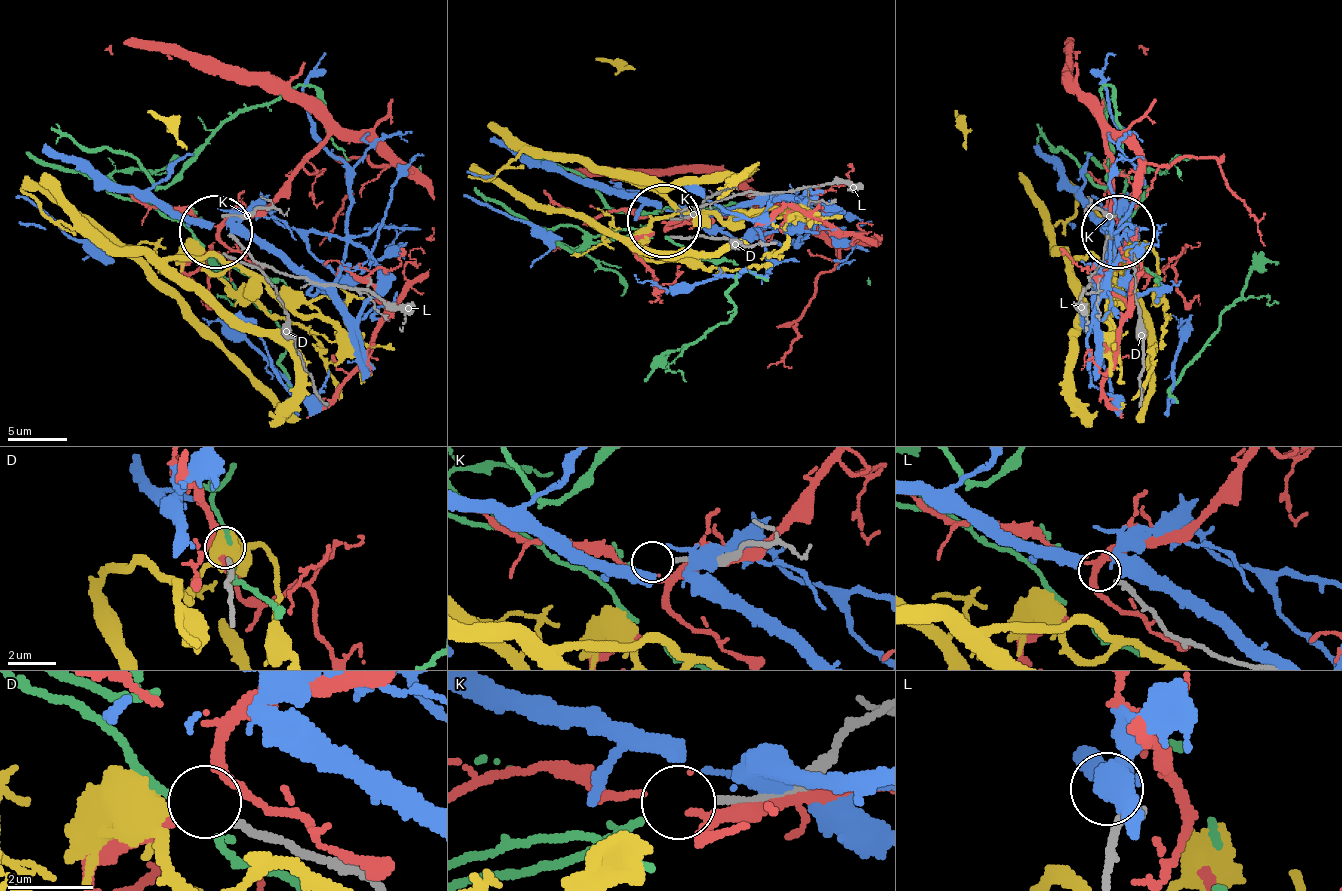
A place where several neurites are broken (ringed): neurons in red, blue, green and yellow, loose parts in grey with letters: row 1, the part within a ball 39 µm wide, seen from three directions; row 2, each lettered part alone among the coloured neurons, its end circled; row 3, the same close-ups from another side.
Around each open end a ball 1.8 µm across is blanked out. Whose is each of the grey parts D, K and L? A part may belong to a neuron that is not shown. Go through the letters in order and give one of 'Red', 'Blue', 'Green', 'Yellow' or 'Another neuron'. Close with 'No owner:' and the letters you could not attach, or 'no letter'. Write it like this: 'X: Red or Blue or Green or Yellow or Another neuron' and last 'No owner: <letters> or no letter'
D: Another neuron
K: Green
L: Another neuron
No owner: D, L

